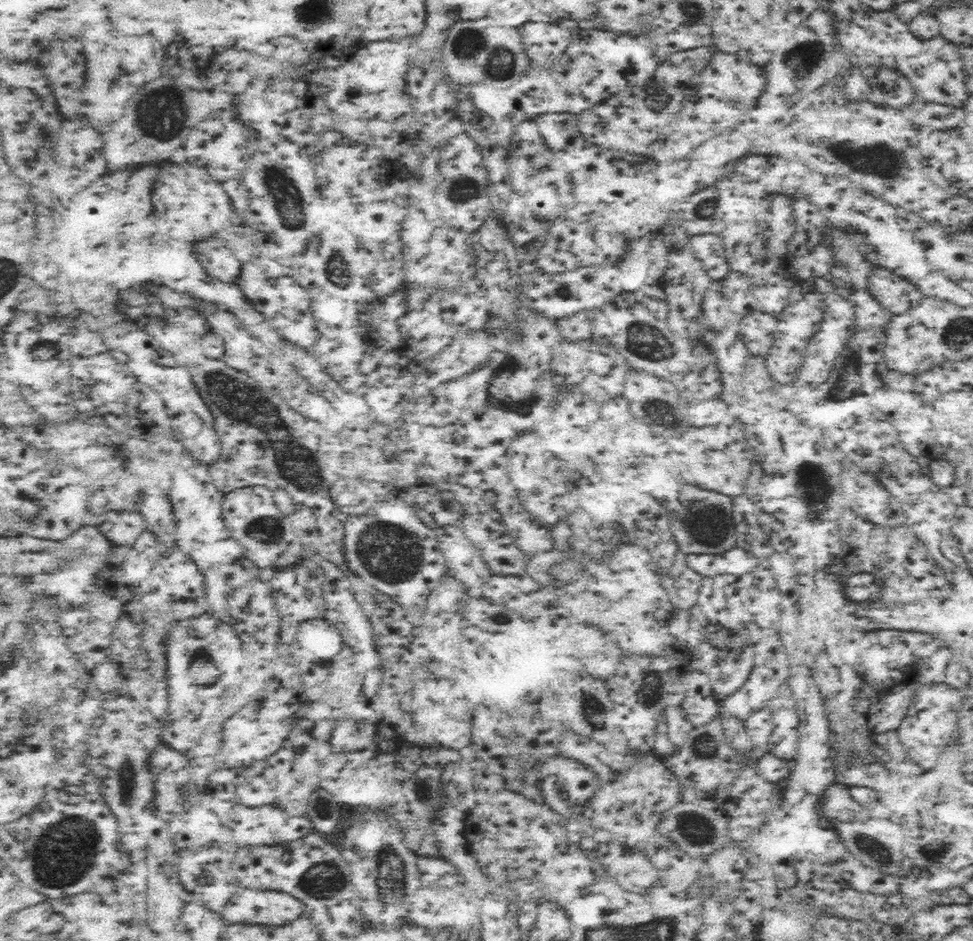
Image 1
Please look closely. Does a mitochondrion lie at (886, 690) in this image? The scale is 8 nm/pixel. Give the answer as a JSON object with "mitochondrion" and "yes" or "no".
{"mitochondrion":"no"}

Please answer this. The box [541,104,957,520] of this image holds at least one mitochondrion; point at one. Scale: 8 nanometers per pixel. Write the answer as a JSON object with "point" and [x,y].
{"point":[885,161]}

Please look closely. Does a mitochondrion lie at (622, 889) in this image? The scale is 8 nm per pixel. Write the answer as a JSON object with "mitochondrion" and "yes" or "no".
{"mitochondrion":"no"}

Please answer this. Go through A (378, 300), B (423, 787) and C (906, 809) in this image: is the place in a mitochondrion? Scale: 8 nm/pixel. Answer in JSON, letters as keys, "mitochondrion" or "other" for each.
{"A":"other","B":"mitochondrion","C":"other"}

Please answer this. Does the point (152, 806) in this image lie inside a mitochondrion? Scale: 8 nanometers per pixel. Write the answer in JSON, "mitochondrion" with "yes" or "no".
{"mitochondrion":"no"}

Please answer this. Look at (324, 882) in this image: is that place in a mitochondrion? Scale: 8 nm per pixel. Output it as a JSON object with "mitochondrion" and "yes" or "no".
{"mitochondrion":"yes"}

